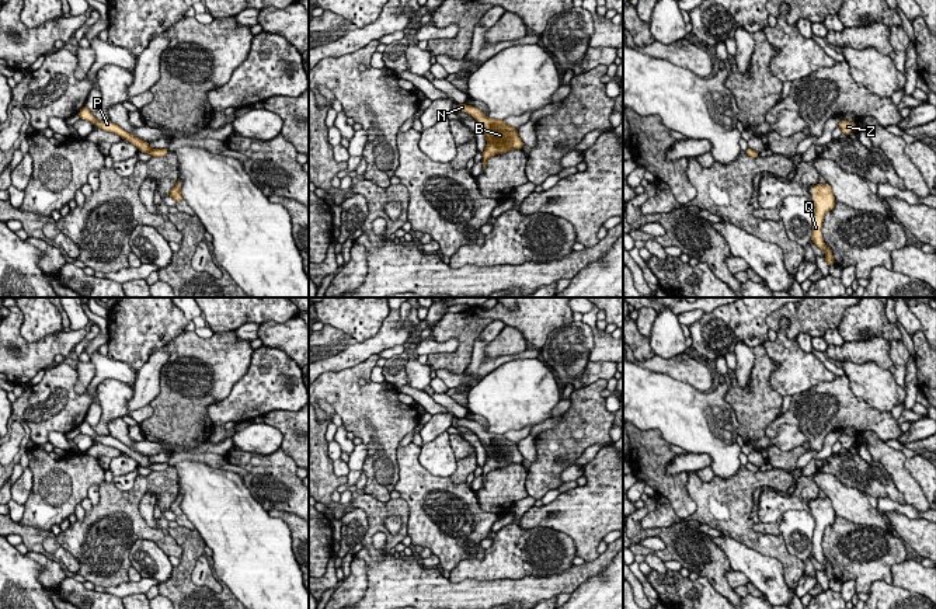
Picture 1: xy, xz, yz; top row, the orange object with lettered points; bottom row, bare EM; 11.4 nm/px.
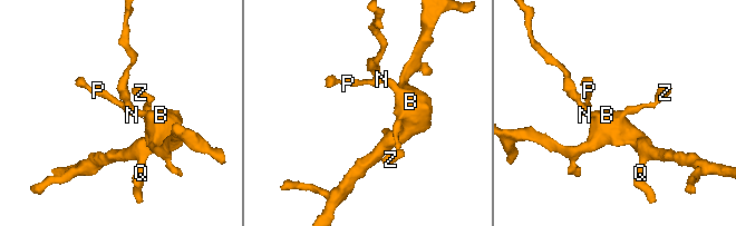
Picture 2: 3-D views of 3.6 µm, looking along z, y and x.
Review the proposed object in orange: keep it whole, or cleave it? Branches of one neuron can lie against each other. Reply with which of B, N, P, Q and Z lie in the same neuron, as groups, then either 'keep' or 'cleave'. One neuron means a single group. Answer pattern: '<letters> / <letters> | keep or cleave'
B N P Q Z | keep

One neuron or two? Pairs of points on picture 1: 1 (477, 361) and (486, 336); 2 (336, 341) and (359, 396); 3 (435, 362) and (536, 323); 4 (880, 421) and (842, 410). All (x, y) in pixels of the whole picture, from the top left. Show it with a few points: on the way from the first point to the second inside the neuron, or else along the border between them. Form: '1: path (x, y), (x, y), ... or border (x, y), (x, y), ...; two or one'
1: path (479, 355), (482, 341); one
2: border (376, 354), (355, 365), (323, 373); two
3: path (463, 348), (466, 336), (486, 316), (508, 317); one
4: path (870, 418), (852, 411); one

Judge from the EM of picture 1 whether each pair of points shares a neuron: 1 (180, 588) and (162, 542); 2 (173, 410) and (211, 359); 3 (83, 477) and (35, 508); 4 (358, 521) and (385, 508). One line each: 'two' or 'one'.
1: two
2: one
3: one
4: two

